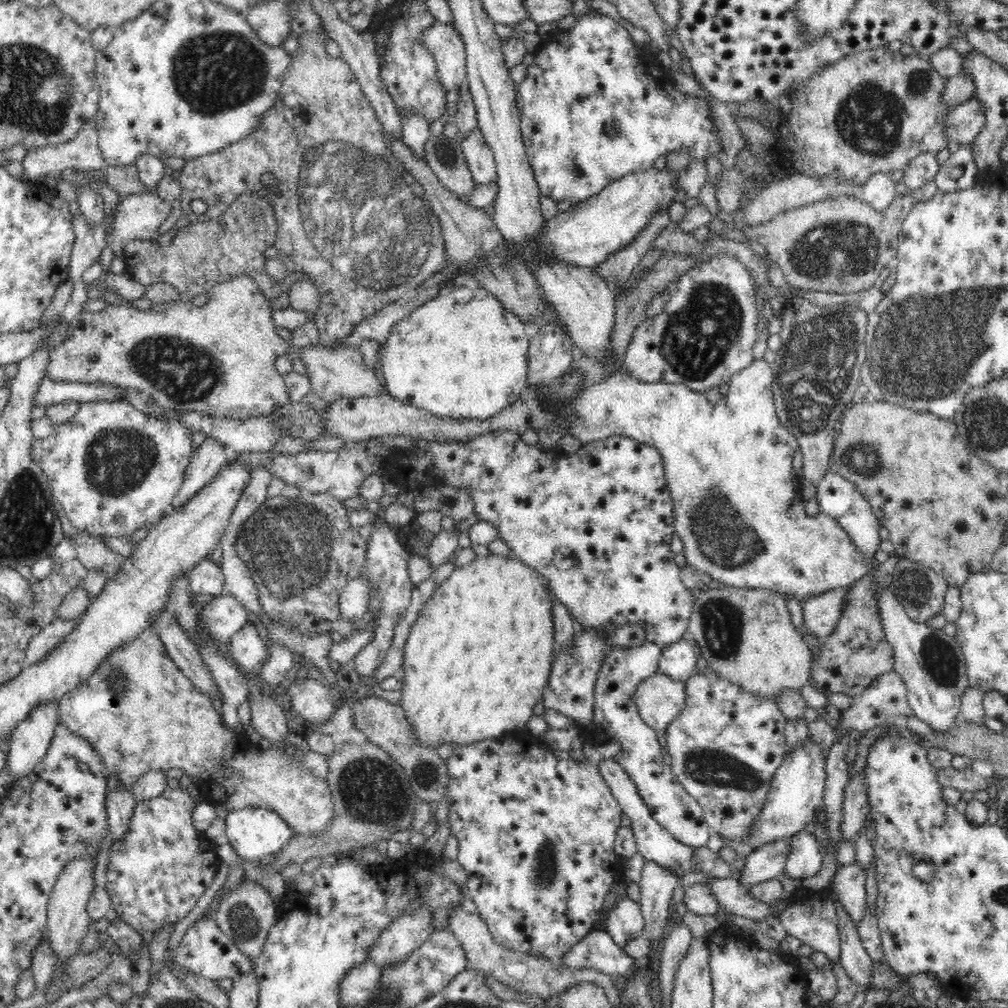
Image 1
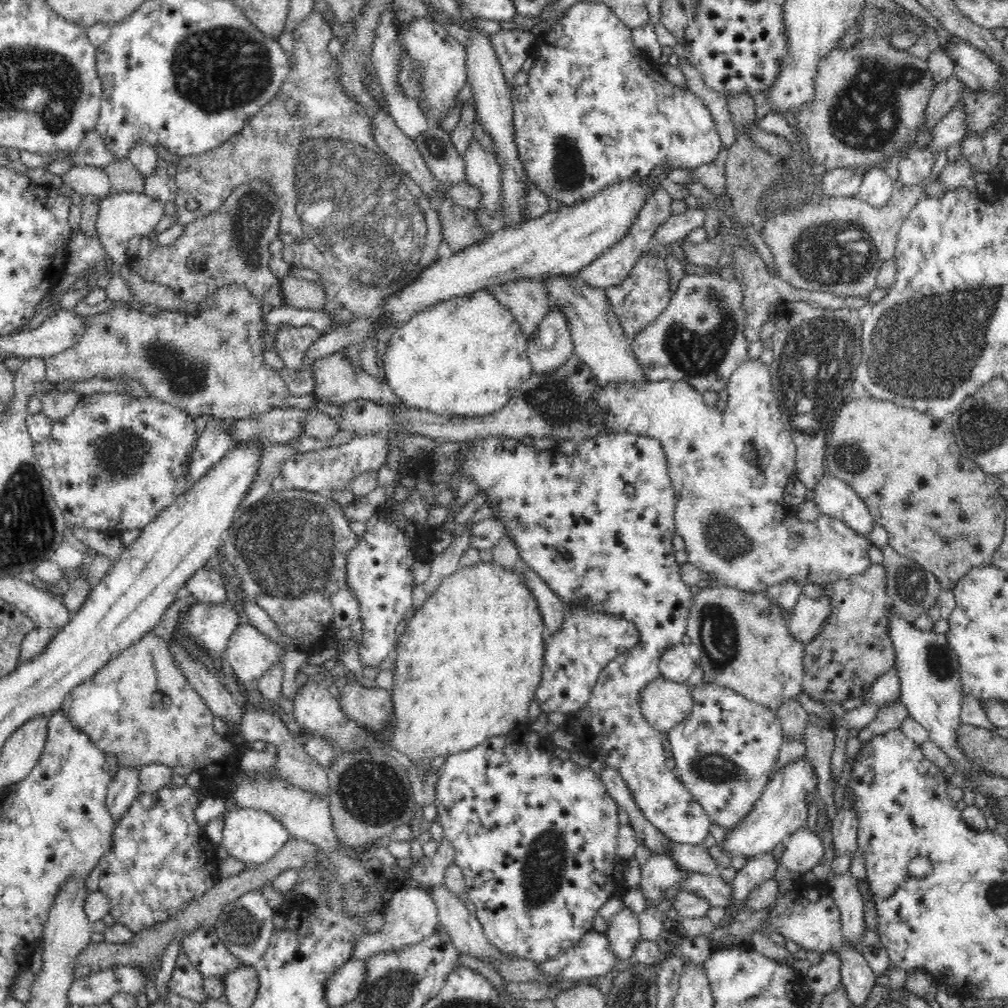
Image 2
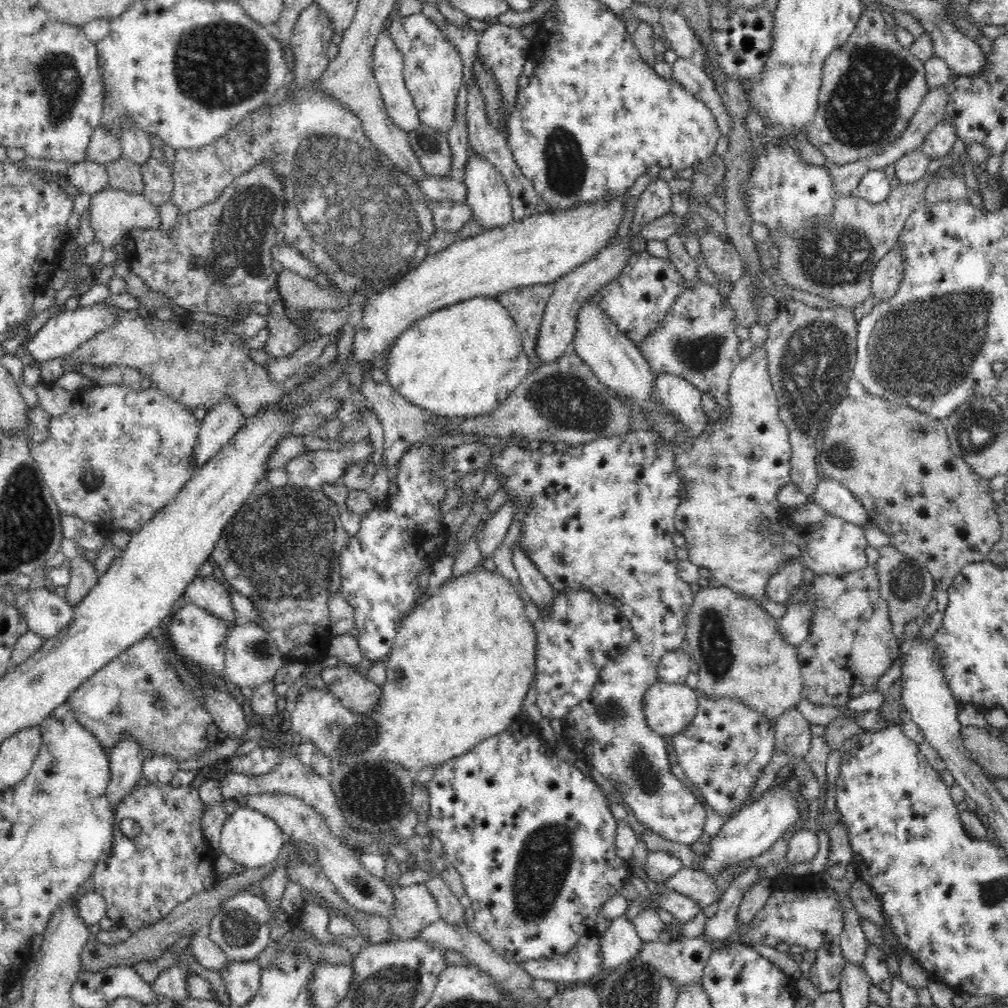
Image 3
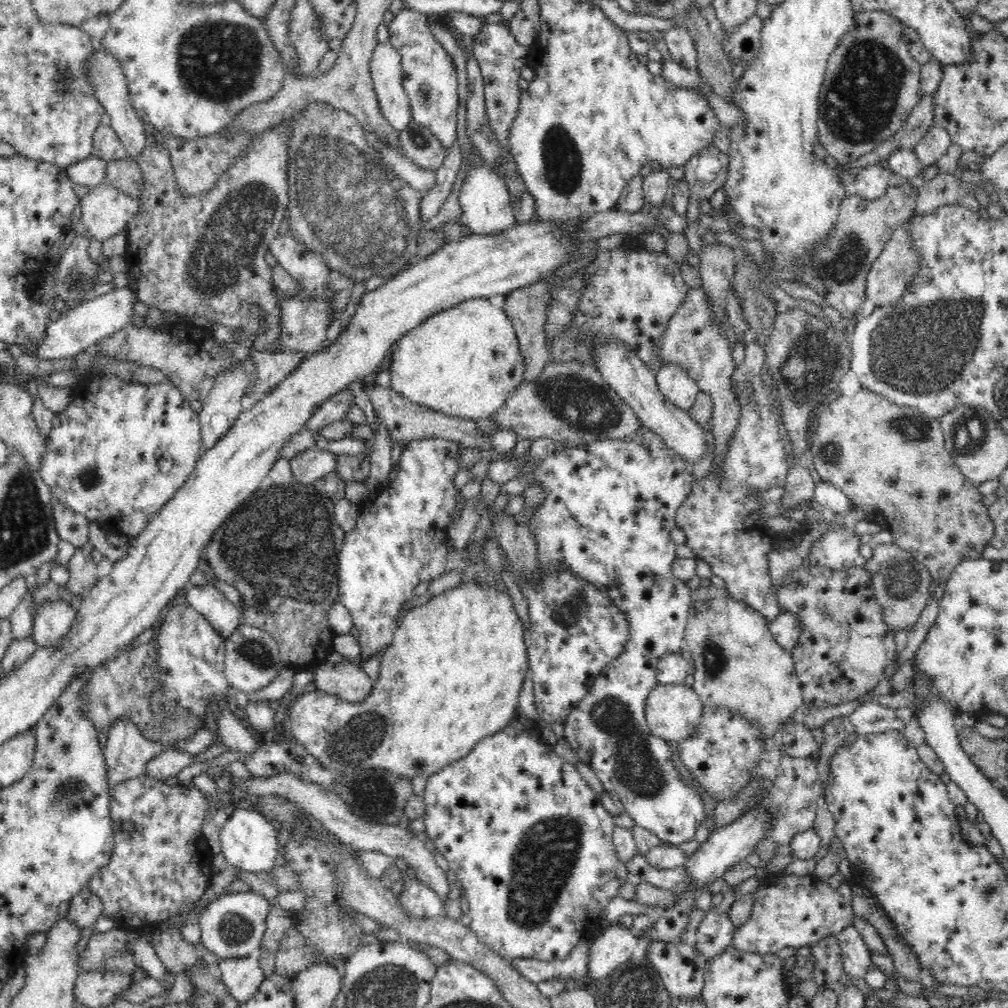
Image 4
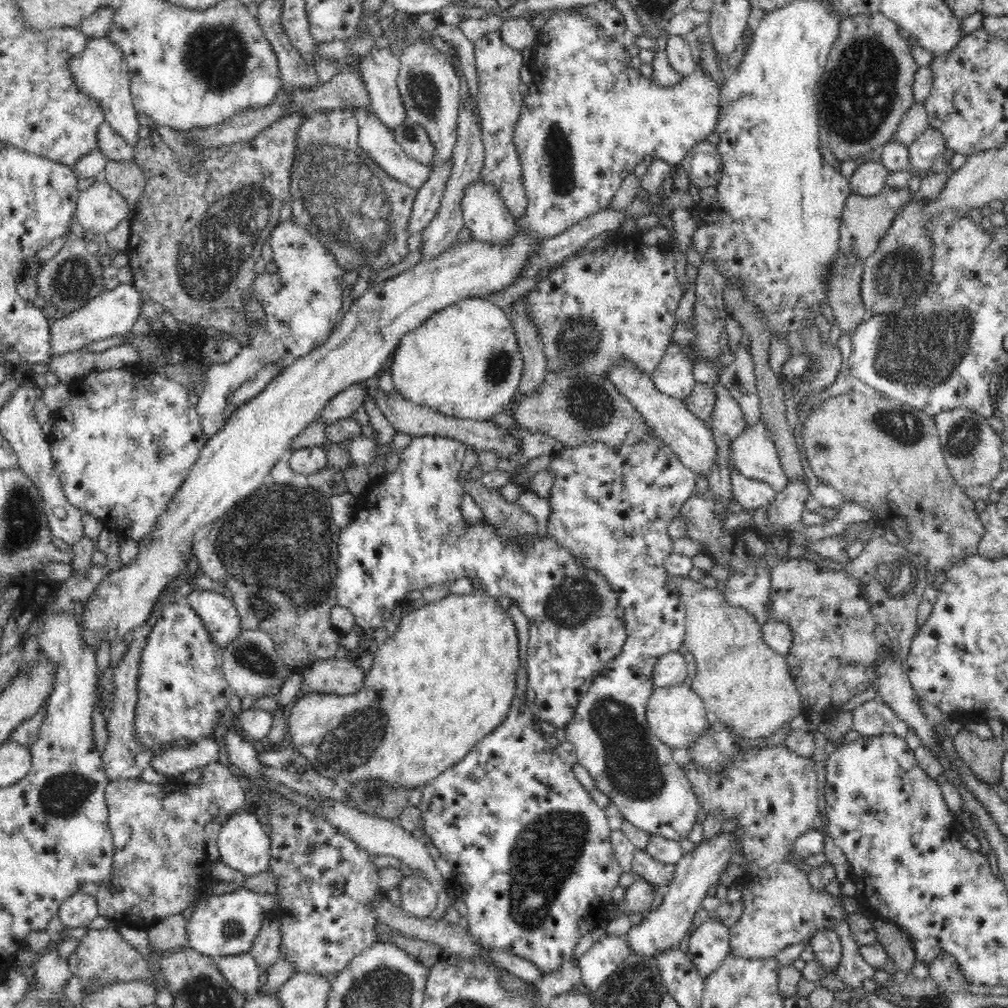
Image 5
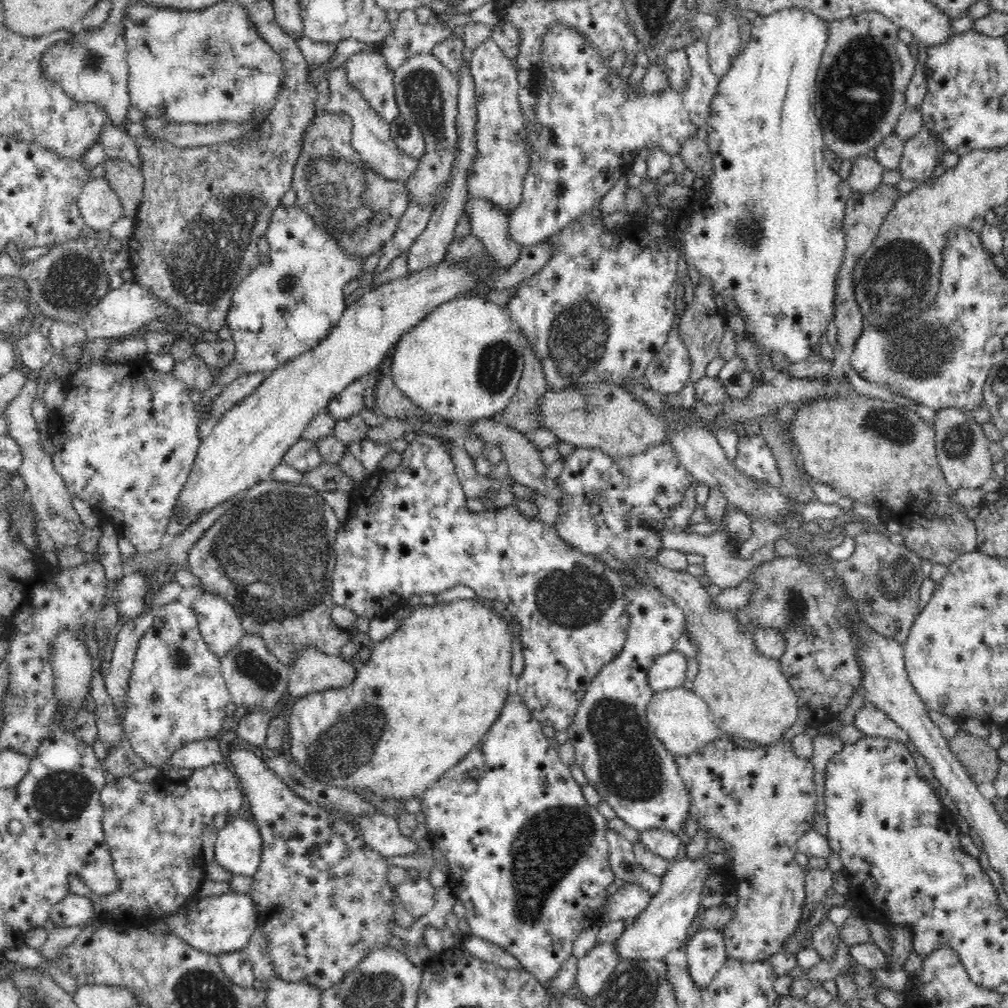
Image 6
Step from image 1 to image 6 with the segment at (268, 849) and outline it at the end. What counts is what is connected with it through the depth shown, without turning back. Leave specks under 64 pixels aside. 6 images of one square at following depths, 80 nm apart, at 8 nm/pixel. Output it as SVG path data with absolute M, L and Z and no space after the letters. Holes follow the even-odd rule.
M247 815L230 817L218 831L214 858L233 875L253 875L263 854L262 835L256 823Z

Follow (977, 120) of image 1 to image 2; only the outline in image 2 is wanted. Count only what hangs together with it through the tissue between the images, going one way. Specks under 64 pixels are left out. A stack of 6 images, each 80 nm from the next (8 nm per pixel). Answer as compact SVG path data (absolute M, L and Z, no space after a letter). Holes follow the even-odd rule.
M959 107L947 112L931 130L931 141L926 148L935 156L952 144L962 143L967 137L966 113Z

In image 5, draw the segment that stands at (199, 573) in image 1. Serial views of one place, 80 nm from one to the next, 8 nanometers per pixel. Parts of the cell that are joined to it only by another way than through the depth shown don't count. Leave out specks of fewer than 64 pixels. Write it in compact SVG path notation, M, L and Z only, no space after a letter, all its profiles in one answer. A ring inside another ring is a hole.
M196 588L184 601L192 605L207 633L220 648L226 648L240 636L241 618L230 598L216 591Z

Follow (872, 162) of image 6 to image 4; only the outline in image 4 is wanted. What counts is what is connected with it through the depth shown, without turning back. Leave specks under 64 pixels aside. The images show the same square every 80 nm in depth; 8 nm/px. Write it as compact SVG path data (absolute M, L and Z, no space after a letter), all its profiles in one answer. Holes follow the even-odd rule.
M869 164L860 169L853 182L852 192L867 200L876 200L888 191L892 171L880 164Z

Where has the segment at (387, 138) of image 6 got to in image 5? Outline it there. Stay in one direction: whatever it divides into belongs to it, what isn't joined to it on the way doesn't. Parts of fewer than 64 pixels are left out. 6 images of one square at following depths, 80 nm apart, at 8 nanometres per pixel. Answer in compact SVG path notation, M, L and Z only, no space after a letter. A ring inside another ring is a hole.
M360 107L359 109L354 109L352 111L358 121L358 142L364 149L364 152L366 152L366 154L370 154L372 160L375 160L376 164L378 164L380 168L383 168L388 176L406 183L409 187L416 190L422 188L422 185L431 175L431 167L410 158L402 150L402 147L398 144L398 142L396 142L393 131L384 125L384 123L382 123L382 121L374 113L368 112L368 109L364 109L364 107Z

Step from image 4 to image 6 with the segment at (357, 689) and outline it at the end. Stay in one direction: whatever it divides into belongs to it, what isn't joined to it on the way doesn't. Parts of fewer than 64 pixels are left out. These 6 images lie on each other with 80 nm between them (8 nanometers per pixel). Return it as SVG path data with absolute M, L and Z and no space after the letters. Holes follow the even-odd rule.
M306 647L300 649L295 654L295 661L291 668L290 680L287 690L290 692L292 700L298 700L300 697L313 692L332 690L334 688L344 688L352 686L356 680L356 668L349 664L349 659L338 656L330 656L316 647Z

